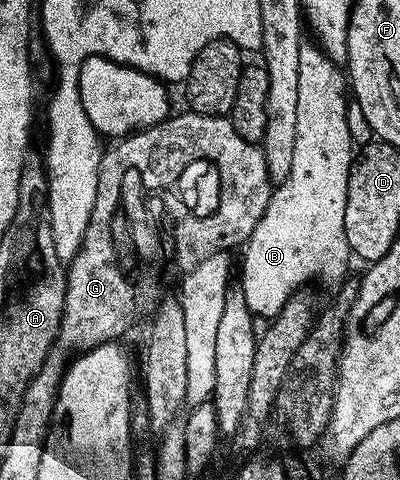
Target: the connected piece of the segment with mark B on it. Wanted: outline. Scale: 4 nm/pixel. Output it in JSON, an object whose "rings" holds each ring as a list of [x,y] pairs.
{"rings":[[[304,40],[299,53],[296,135],[292,168],[288,178],[275,187],[257,228],[253,230],[252,236],[242,248],[244,273],[241,274],[238,284],[244,289],[246,306],[250,306],[253,317],[277,316],[282,306],[286,306],[288,299],[295,296],[307,280],[318,278],[336,284],[344,280],[349,271],[348,260],[351,260],[352,253],[344,231],[344,210],[346,210],[349,176],[356,158],[356,148],[354,152],[348,120],[348,104],[344,98],[347,92],[347,77],[343,69],[331,57],[325,55],[319,45]]]}

